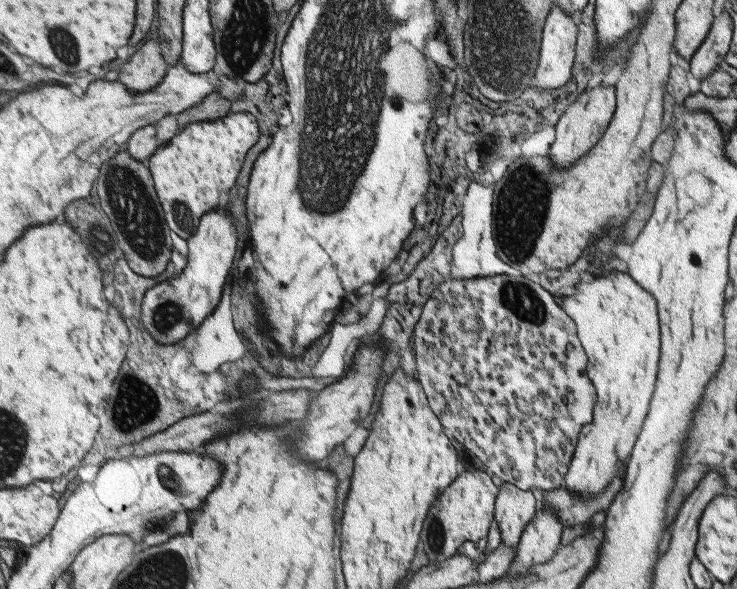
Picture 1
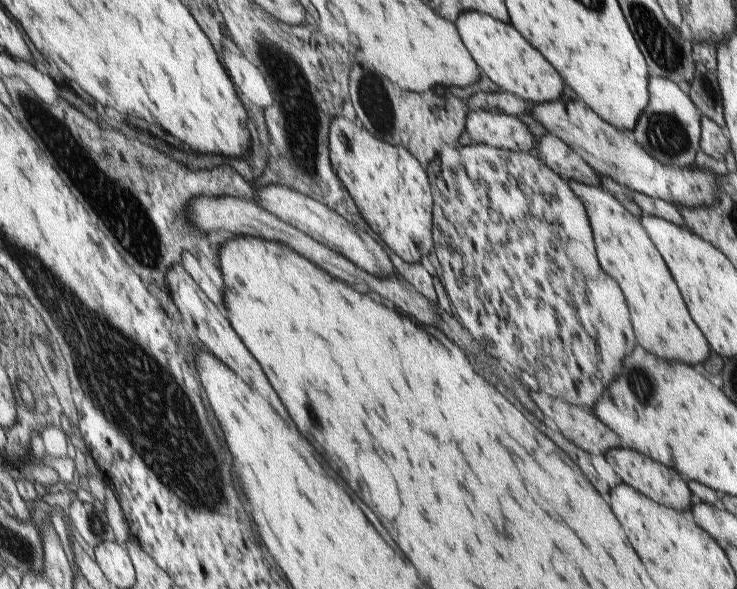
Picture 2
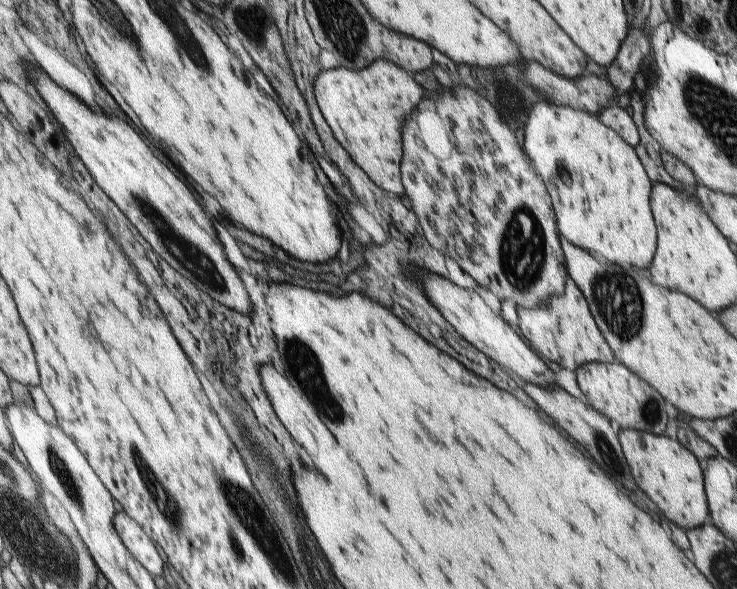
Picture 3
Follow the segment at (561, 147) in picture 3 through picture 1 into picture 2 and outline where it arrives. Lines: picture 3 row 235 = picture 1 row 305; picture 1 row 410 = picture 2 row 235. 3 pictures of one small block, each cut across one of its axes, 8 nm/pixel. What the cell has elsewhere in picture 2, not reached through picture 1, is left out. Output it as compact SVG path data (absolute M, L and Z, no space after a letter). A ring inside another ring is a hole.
M575 180L567 183L582 201L593 223L598 256L605 272L623 288L627 296L638 344L664 360L676 360L690 366L702 364L708 358L711 346L708 346L704 333L692 320L670 269L644 227L602 186L585 185Z

